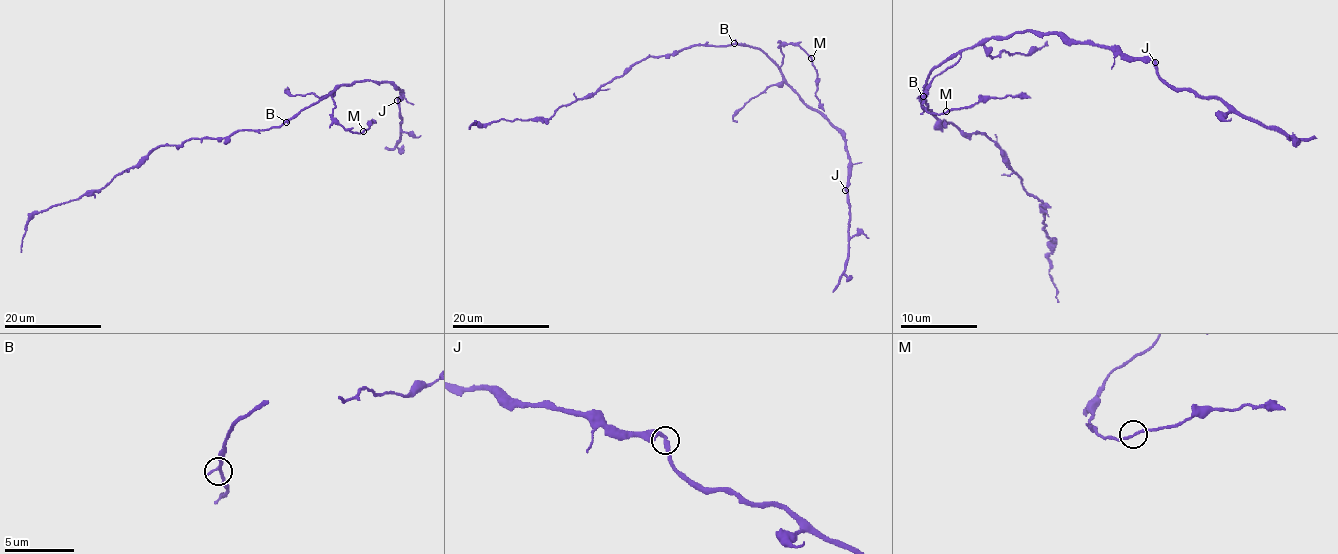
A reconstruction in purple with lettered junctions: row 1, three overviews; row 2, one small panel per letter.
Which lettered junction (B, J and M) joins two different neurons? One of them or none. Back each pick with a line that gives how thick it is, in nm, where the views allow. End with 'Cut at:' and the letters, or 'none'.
Cut at: none

